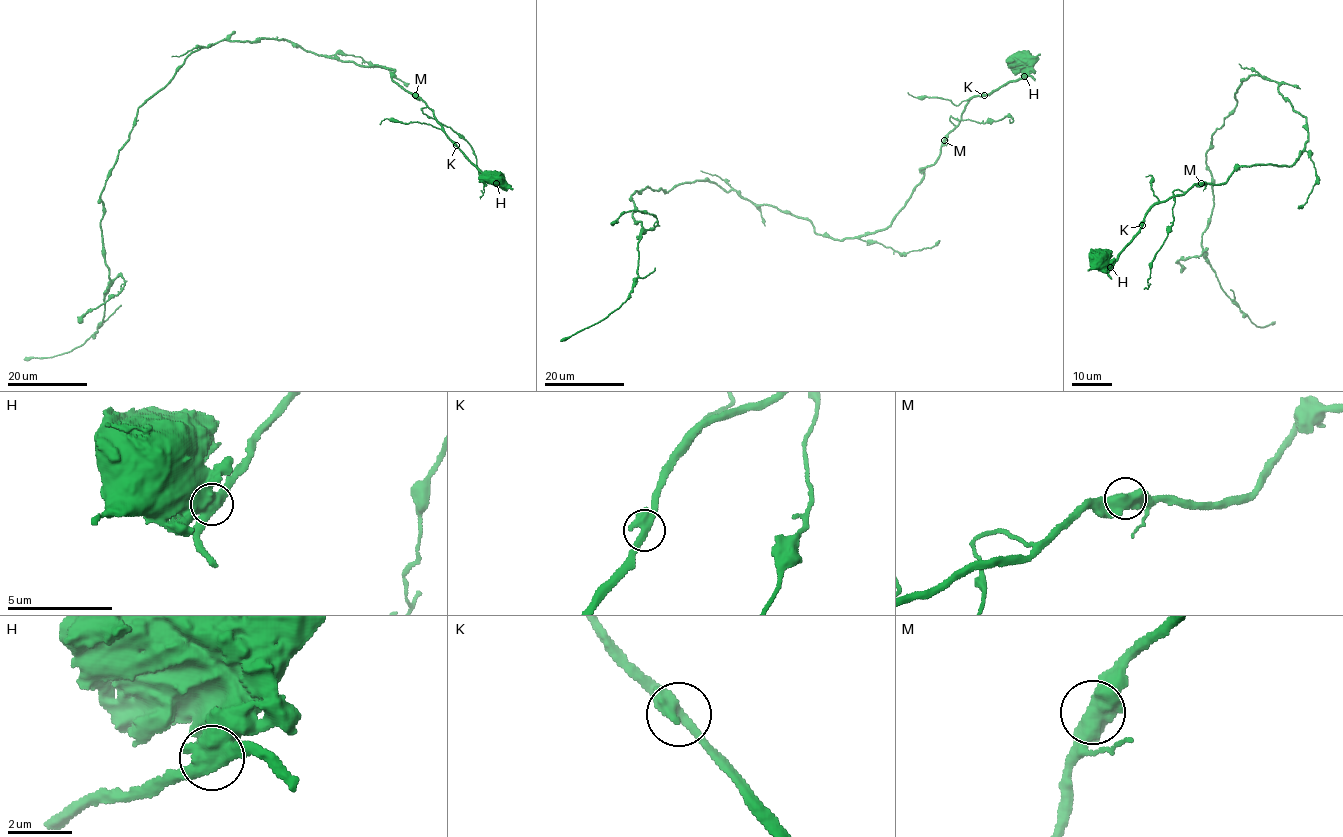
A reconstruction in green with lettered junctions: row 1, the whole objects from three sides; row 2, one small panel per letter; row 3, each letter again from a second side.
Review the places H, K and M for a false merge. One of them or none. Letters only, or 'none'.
H

